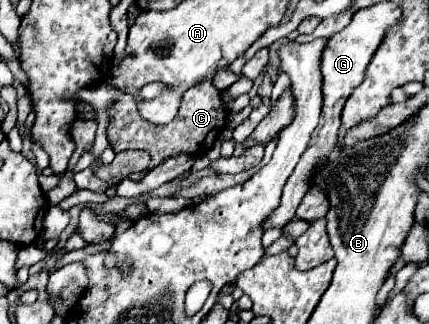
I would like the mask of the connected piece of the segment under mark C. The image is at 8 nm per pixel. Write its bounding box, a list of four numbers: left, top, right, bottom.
[108,81,228,181]

